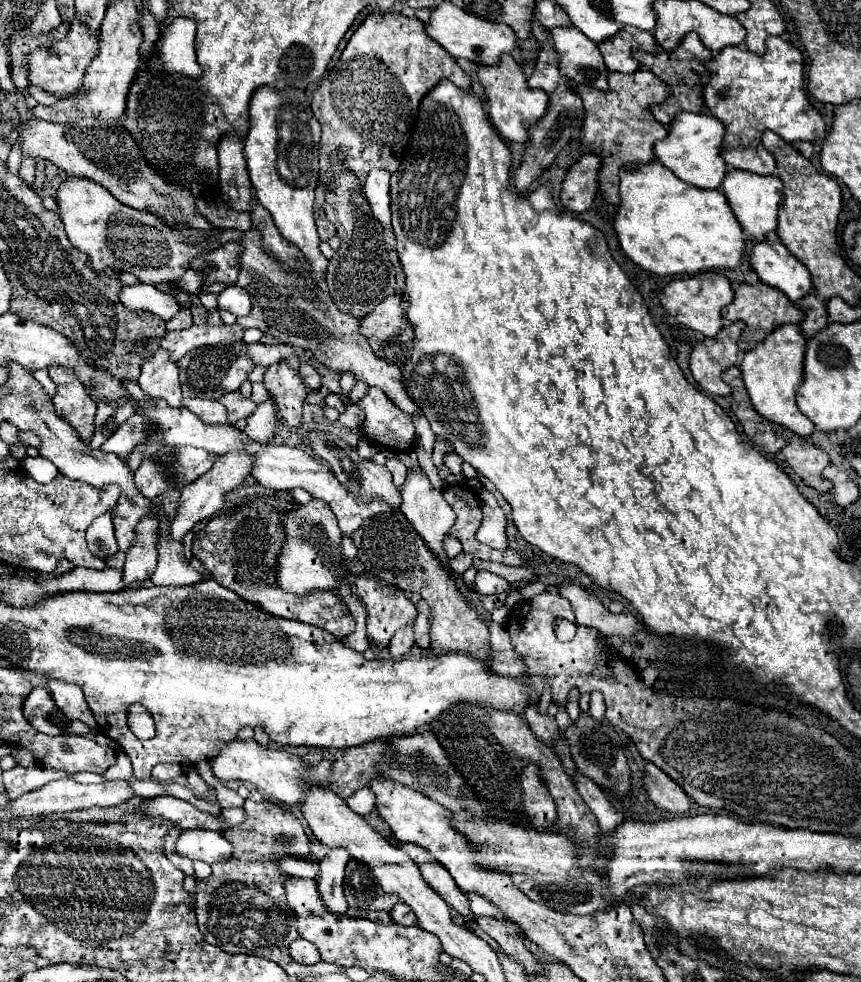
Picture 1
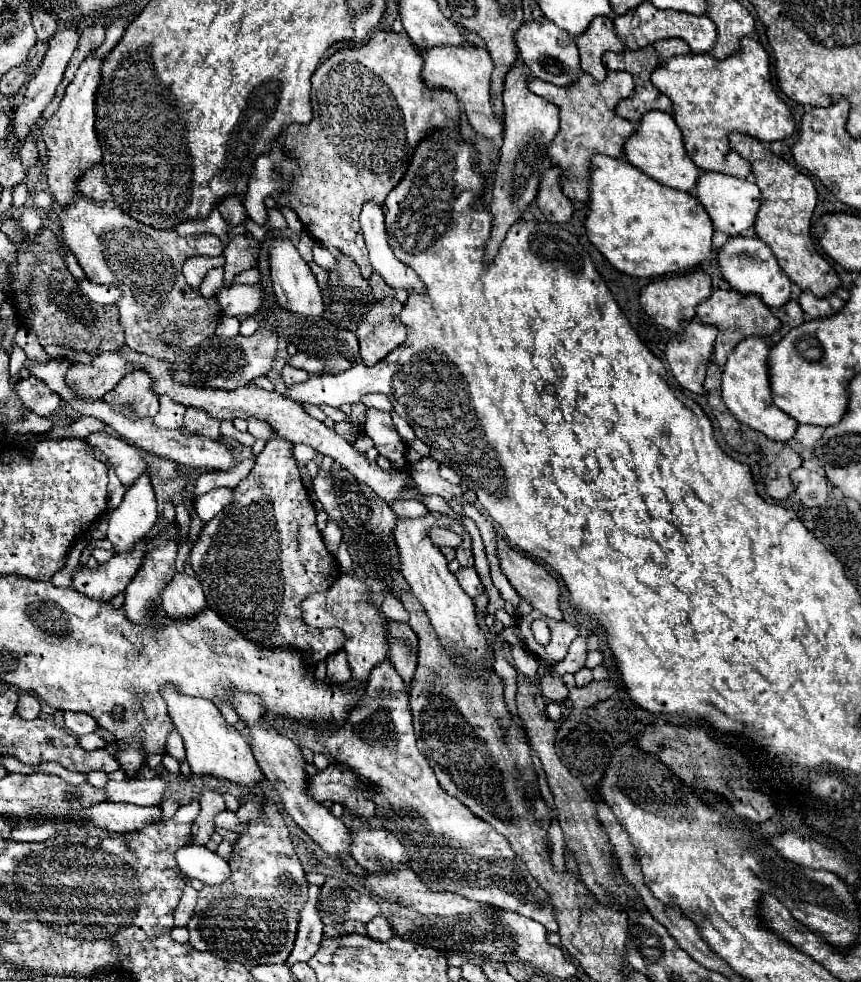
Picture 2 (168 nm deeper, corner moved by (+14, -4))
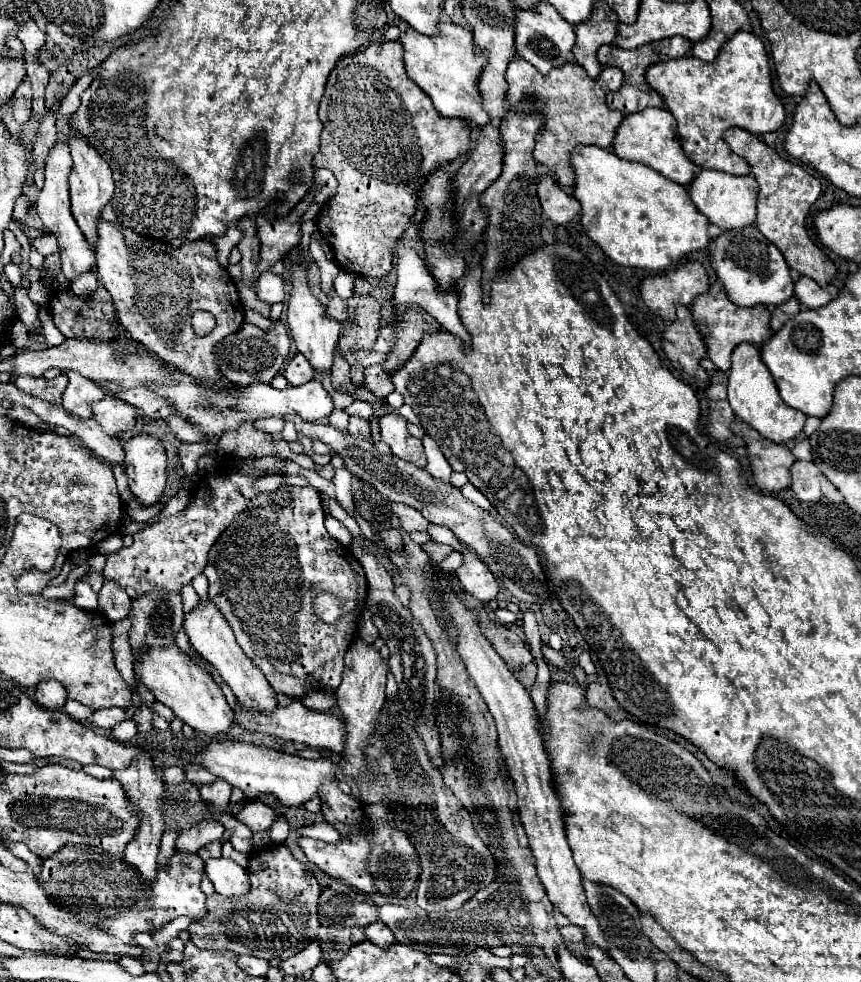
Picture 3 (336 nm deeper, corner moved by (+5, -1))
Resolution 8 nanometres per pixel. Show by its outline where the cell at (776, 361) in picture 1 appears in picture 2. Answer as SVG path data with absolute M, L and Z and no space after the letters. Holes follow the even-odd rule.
M750 337L746 341L740 341L738 347L730 353L728 363L724 365L722 373L722 397L730 413L744 425L762 431L768 439L774 441L790 441L798 429L798 423L782 413L774 401L770 401L770 375L766 369L766 357L770 353L772 345L768 337Z

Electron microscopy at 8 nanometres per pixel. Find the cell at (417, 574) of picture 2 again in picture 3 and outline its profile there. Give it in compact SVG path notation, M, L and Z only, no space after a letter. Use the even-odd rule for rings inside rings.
M445 574L447 590L443 592L443 602L447 602L447 612L451 614L451 620L455 622L459 636L457 636L457 652L463 658L469 676L475 680L481 696L485 698L489 712L495 718L497 732L499 732L499 746L505 756L509 774L515 782L517 798L519 798L519 814L521 822L525 826L529 848L535 858L535 868L541 884L545 886L545 892L553 906L561 910L569 918L569 922L583 930L585 942L591 942L593 946L601 948L605 954L609 954L607 940L603 938L603 930L593 916L587 900L585 890L581 884L581 874L573 862L571 848L565 838L565 826L563 826L563 814L559 810L559 798L551 784L551 772L549 772L549 758L543 748L541 734L537 730L537 710L531 702L529 692L517 682L513 672L507 668L505 660L495 652L491 642L483 636L479 624L475 622L471 610L459 602L457 594L451 590L451 576Z

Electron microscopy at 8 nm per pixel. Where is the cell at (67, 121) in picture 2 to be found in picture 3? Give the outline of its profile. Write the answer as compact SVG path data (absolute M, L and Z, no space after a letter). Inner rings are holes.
M69 136L67 142L69 142L69 148L71 148L71 156L73 156L73 170L71 170L71 176L69 176L71 214L77 220L85 240L91 246L95 246L95 242L97 242L97 222L99 222L101 210L111 200L113 190L115 190L115 184L113 184L113 178L111 178L111 168L85 140Z

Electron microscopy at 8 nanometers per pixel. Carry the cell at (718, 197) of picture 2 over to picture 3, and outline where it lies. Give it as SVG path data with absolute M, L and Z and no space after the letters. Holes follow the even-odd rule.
M701 170L693 182L687 186L689 198L695 208L721 230L745 228L755 222L755 206L757 206L757 180L753 176L731 176L727 172Z

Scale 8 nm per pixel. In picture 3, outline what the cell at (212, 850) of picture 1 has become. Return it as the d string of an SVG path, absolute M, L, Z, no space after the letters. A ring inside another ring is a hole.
M215 858L205 862L205 874L215 886L215 892L231 898L231 896L243 896L251 888L251 882L247 878L247 870L243 870L239 864L227 858Z

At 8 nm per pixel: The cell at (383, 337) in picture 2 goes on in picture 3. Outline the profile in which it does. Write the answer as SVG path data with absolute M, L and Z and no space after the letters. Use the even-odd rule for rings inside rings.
M417 306L407 310L403 320L395 320L395 316L391 316L391 324L395 324L397 342L391 354L387 356L387 360L383 362L385 372L395 372L403 362L407 362L407 358L411 358L411 354L417 350L425 334L433 334L441 330L441 326Z

